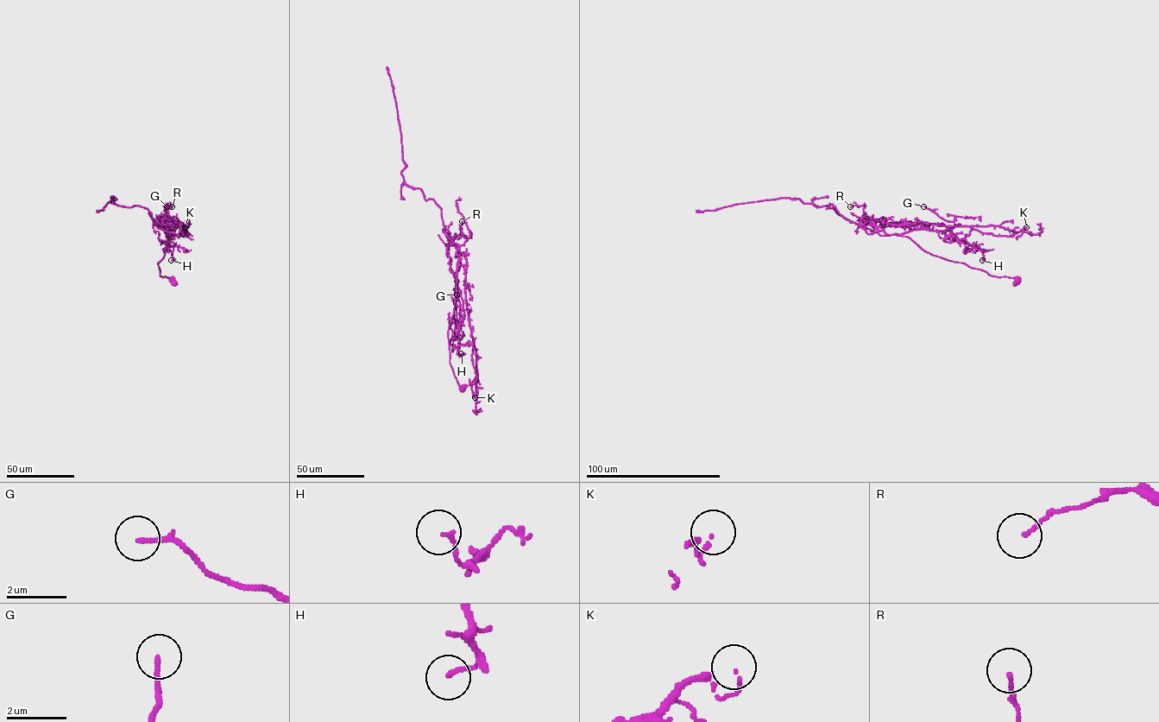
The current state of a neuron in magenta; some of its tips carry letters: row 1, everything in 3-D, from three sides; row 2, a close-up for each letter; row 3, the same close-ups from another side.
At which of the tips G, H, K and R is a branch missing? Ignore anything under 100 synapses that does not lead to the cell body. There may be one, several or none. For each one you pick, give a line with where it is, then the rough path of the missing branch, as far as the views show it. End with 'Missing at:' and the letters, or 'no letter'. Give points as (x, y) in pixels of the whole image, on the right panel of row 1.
Missing at: no letter

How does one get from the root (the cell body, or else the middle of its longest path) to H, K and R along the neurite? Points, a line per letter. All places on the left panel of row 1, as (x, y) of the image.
H: (173, 281), (160, 275), (158, 265), (169, 228), (173, 231), (166, 242), (171, 260)
K: (173, 281), (160, 275), (158, 265), (170, 234), (166, 227), (182, 226), (186, 236), (181, 233), (185, 227)
R: (173, 281), (160, 275), (158, 265), (165, 255), (166, 236), (170, 234), (162, 221), (164, 205), (172, 206)

